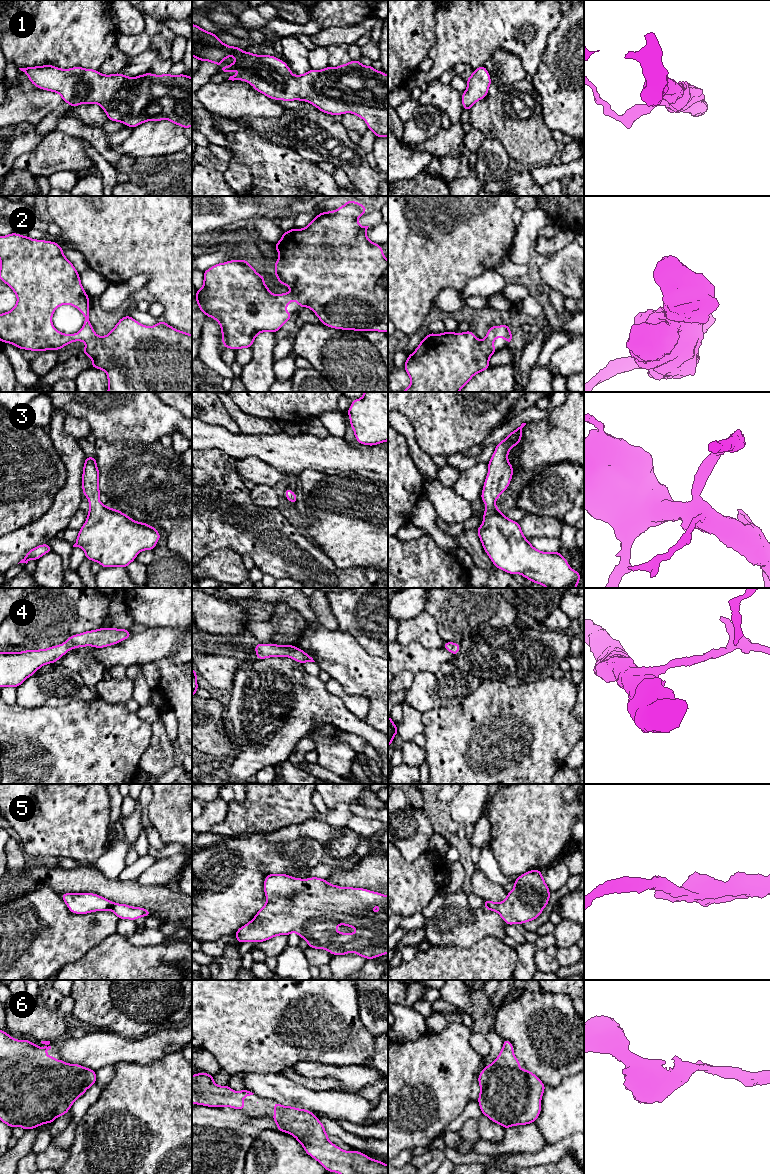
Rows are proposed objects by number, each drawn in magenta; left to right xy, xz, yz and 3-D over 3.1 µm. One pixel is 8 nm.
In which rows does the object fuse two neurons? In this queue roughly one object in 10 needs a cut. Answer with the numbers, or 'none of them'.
none of them

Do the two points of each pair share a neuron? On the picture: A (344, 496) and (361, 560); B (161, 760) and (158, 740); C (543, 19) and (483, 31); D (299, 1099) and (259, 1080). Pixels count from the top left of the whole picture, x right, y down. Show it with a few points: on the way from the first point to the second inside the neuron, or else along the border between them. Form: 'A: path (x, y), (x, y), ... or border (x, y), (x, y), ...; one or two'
A: path (357, 512), (357, 518), (361, 522), (361, 544); one
B: path (160, 755), (160, 745); one
C: path (528, 19), (504, 19), (498, 21); one
D: path (289, 1093), (275, 1085), (269, 1085); one

